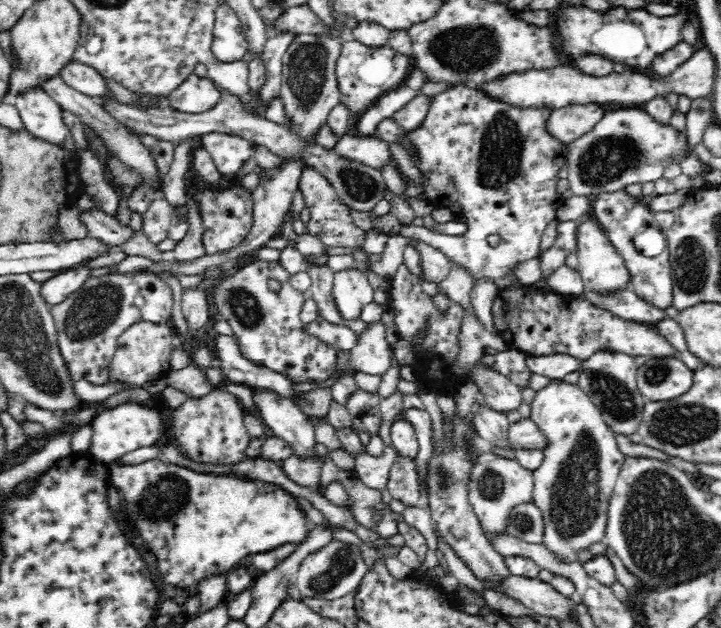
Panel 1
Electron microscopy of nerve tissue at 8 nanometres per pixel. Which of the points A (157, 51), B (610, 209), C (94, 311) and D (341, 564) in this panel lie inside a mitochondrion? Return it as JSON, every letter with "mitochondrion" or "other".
{"A":"other","B":"mitochondrion","C":"mitochondrion","D":"mitochondrion"}

